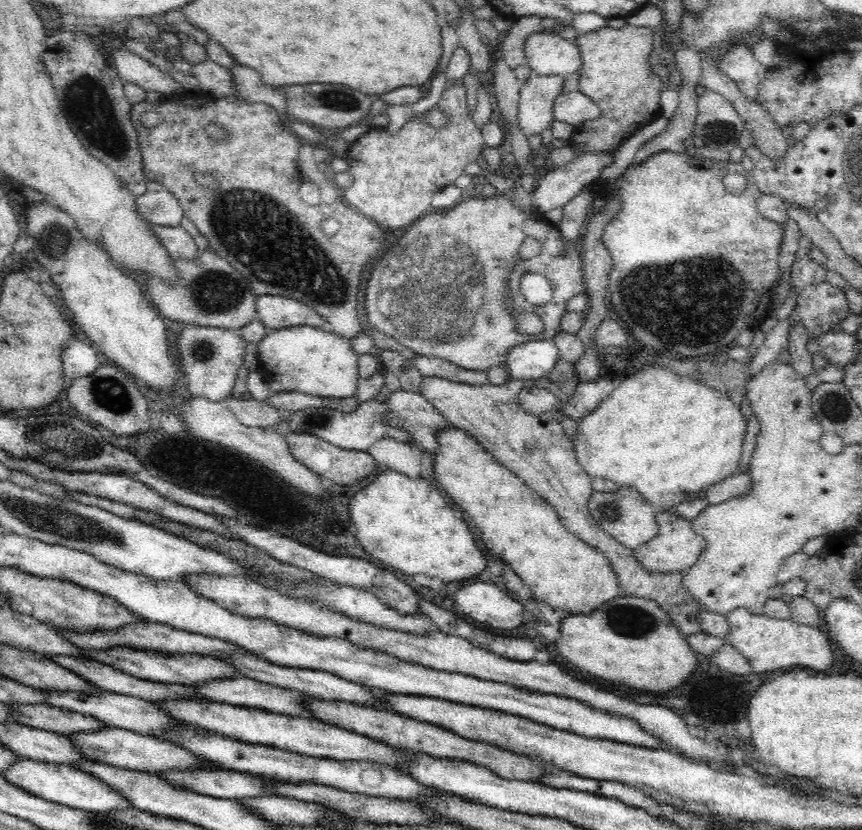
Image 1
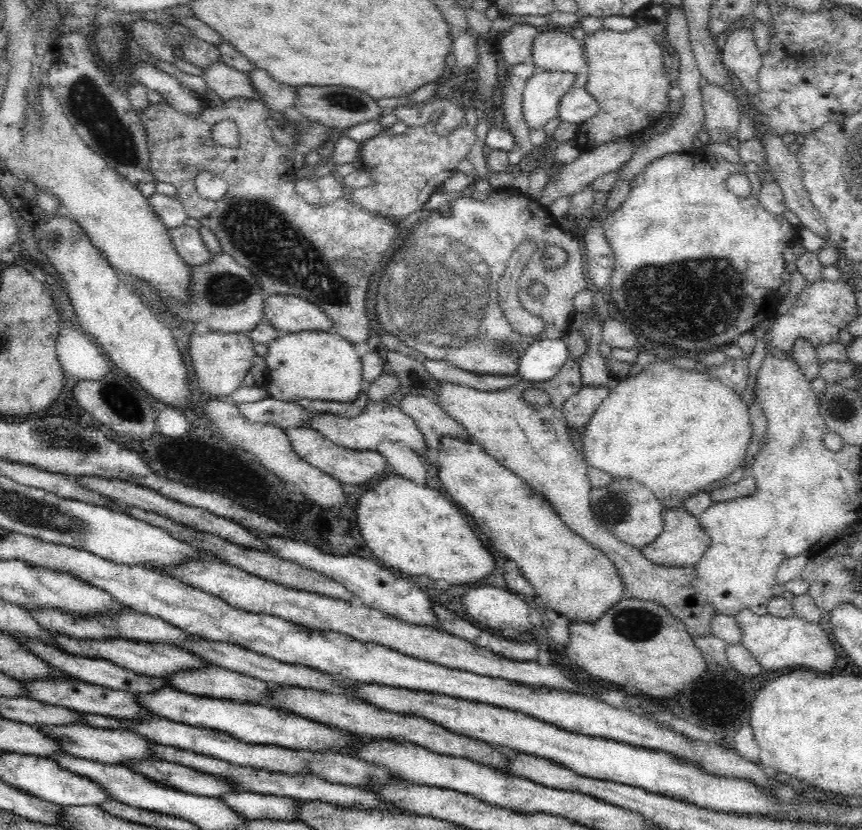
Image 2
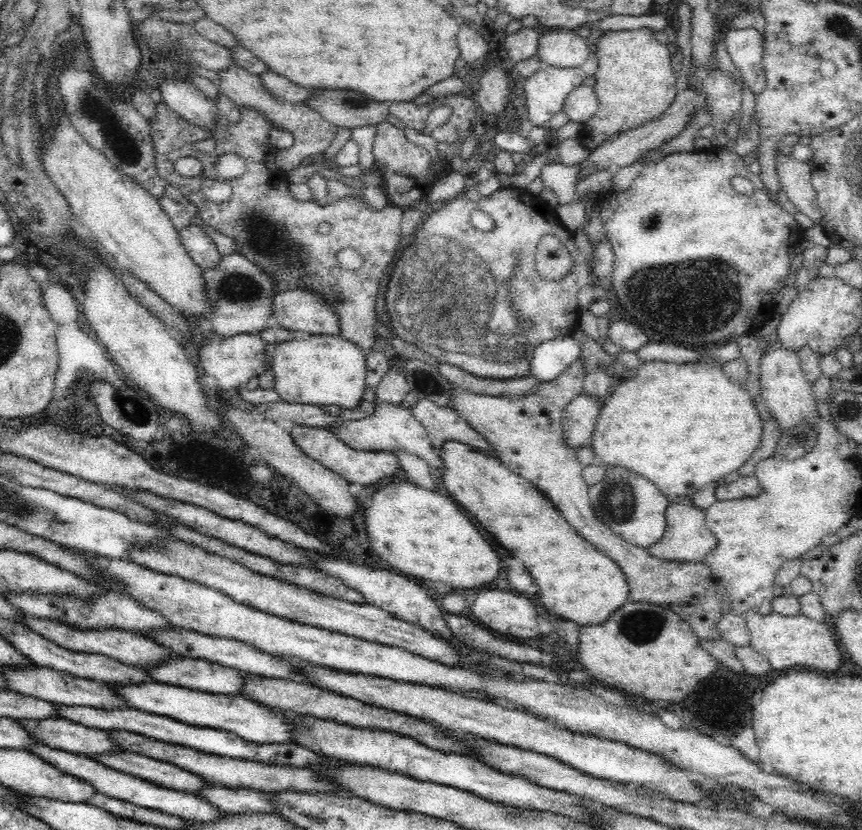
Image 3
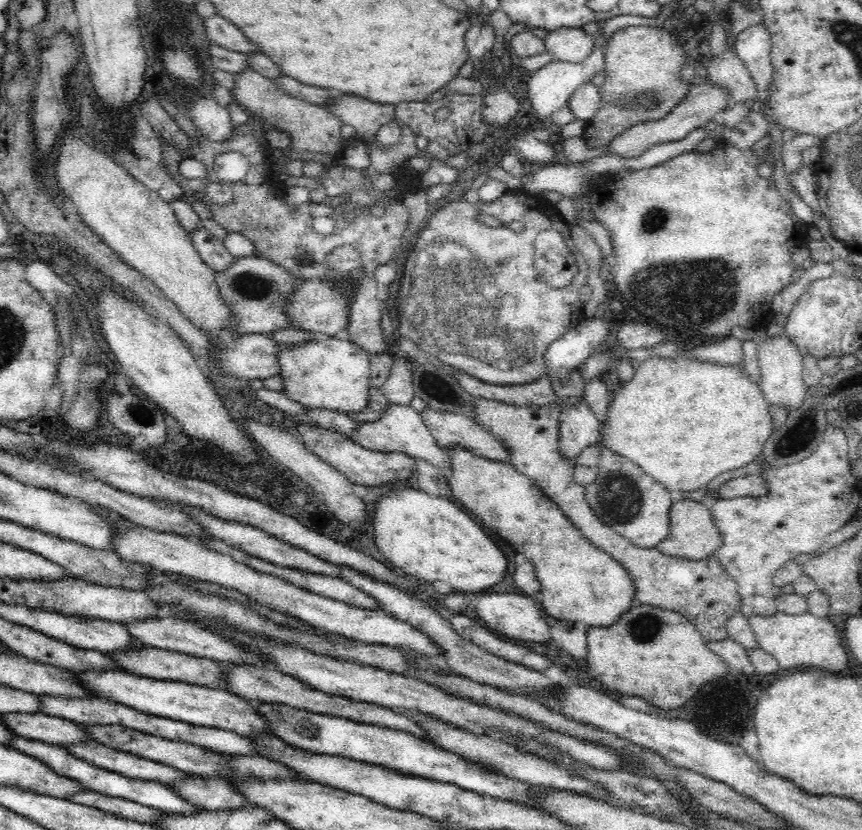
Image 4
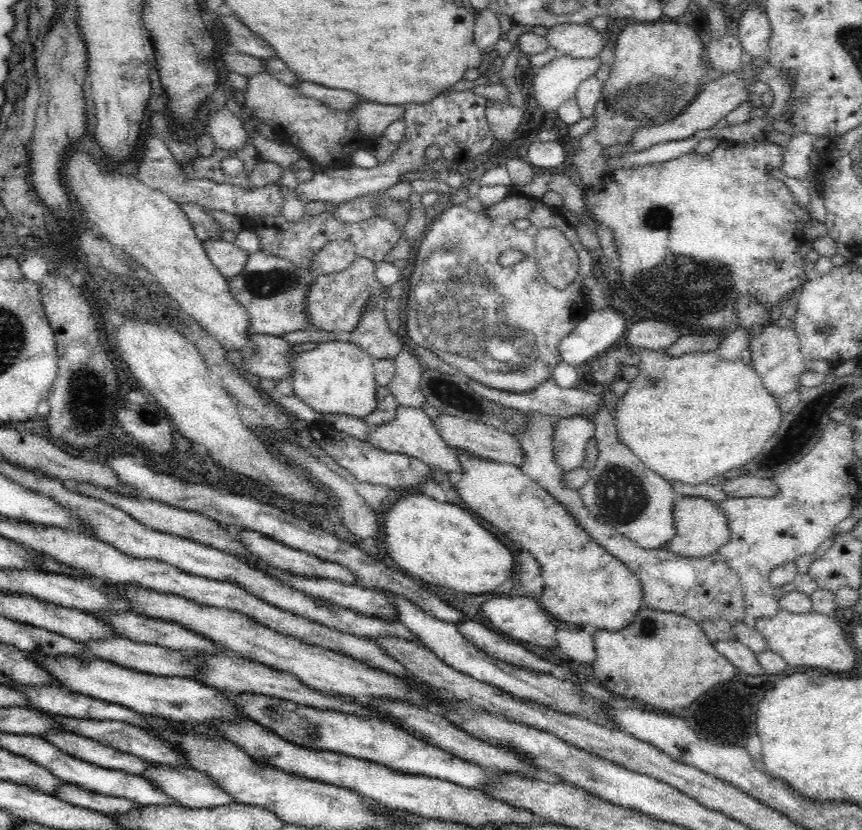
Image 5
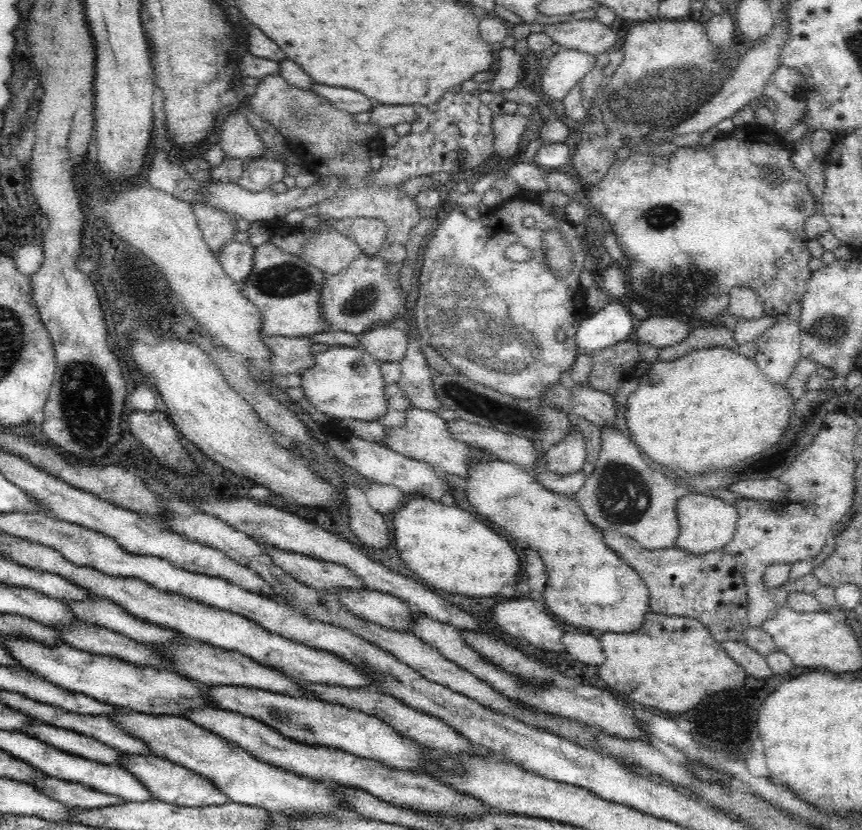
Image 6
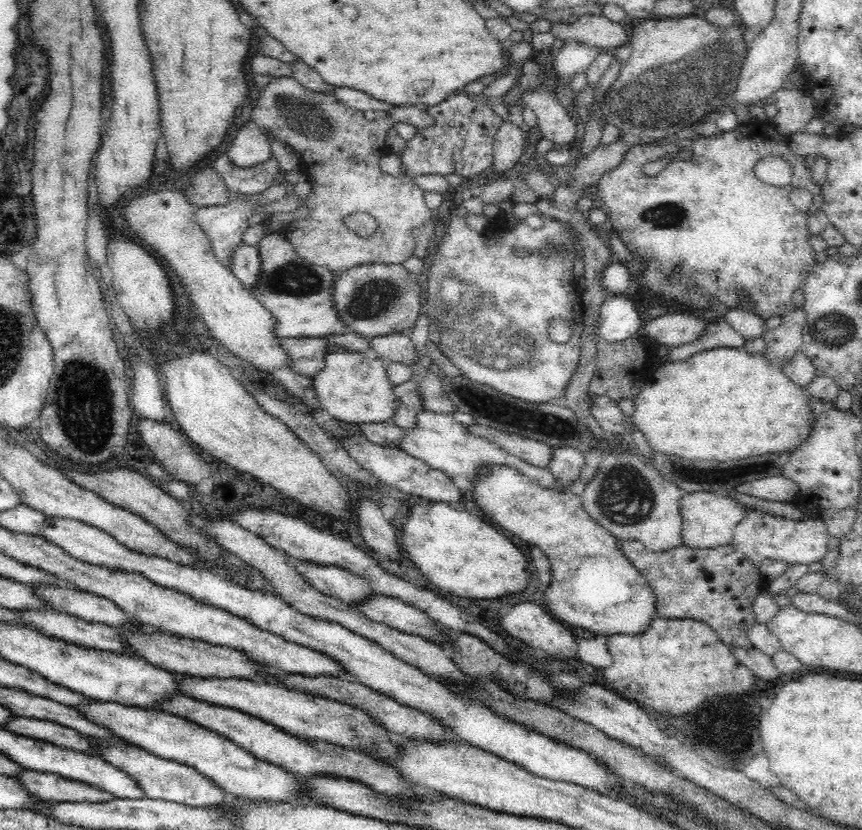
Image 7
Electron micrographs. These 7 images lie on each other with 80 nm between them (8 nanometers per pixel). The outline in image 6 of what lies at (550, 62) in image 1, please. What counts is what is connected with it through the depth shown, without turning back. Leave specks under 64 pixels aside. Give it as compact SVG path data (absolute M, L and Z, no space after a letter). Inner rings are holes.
M595 19L544 25L543 32L561 49L598 56L616 45L616 32Z

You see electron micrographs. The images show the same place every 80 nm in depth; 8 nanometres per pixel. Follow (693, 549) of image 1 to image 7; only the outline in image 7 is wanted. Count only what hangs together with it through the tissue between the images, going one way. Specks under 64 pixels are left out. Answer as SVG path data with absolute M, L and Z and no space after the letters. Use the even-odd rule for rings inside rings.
M706 492L689 493L680 500L682 517L682 545L697 549L720 548L730 545L734 528L744 518L745 506L732 498L717 496Z

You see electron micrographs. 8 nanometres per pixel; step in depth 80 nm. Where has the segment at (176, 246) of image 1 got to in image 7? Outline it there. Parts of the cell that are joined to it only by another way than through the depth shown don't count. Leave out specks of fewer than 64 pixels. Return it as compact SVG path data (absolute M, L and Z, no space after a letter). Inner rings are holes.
M238 244L232 252L230 260L230 272L242 283L245 289L250 291L258 282L261 259L259 258L257 245Z

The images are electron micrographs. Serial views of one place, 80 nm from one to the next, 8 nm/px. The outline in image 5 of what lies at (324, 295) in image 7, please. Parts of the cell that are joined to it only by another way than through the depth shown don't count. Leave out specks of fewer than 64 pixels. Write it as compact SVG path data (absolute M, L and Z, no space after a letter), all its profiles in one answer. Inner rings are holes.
M258 249L254 254L249 254L246 264L240 272L236 272L230 278L226 277L228 289L232 297L246 308L250 317L250 334L269 334L280 337L280 334L288 334L302 328L310 329L310 321L306 317L306 290L318 278L320 270L308 271L291 264L290 260L276 258L266 251Z

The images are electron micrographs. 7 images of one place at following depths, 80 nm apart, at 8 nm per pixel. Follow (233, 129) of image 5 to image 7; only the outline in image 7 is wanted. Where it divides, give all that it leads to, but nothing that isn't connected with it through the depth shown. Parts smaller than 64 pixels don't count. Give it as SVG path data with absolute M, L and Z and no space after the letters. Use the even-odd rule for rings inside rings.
M252 120L236 130L225 154L240 168L248 168L273 157L268 137Z

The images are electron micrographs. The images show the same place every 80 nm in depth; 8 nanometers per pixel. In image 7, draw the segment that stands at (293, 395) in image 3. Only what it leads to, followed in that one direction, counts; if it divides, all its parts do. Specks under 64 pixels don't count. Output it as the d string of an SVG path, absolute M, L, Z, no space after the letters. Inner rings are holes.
M342 349L325 356L322 370L310 376L310 387L316 393L320 409L344 422L384 422L396 410L393 384L386 376L386 361L369 358L362 352Z

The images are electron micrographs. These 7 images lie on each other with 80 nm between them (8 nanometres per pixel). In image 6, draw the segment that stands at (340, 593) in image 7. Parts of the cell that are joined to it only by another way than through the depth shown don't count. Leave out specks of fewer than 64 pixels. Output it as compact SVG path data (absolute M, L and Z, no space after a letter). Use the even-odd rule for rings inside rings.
M258 542L258 545L272 557L274 565L282 567L286 574L317 591L365 588L364 581L344 565L324 562L305 554L282 550L265 542Z

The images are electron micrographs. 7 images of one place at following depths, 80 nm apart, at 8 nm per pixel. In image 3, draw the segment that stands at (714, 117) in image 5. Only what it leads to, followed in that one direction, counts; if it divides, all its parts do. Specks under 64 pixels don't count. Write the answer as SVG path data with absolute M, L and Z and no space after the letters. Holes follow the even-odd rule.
M690 89L677 91L672 104L666 108L663 114L654 118L652 122L646 122L644 126L638 126L626 132L618 133L605 140L600 146L590 149L590 154L576 165L576 169L578 169L578 182L588 178L595 172L602 170L614 171L616 168L632 164L638 156L642 156L642 152L650 150L650 148L656 148L656 146L660 146L666 140L676 137L691 120L694 108L703 108L706 111L706 97L704 97L704 94L696 93L696 91Z

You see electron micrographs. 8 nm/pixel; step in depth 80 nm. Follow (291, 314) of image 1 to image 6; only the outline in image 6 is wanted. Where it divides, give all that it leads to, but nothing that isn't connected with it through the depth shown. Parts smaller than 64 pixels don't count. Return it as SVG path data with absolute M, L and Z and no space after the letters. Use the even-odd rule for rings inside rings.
M362 254L338 274L326 275L318 296L322 319L330 325L331 330L360 334L378 322L391 324L394 316L406 316L406 304L398 283L398 271L398 266L390 266L383 259Z

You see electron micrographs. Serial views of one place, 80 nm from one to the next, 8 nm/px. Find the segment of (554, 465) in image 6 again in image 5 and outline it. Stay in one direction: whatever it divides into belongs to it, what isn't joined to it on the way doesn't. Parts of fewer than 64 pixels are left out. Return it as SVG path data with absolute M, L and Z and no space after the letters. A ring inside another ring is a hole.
M583 414L562 416L555 420L554 459L564 473L583 466L588 441L595 436L592 418Z

